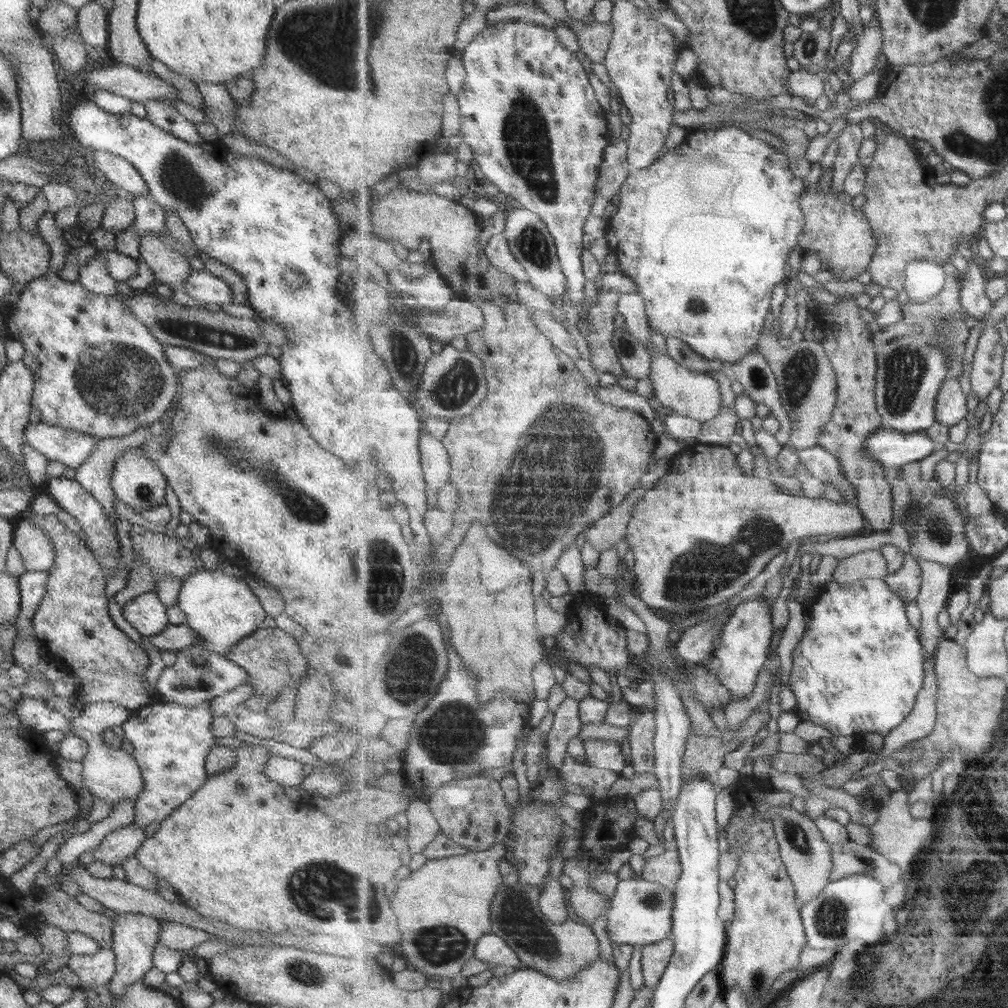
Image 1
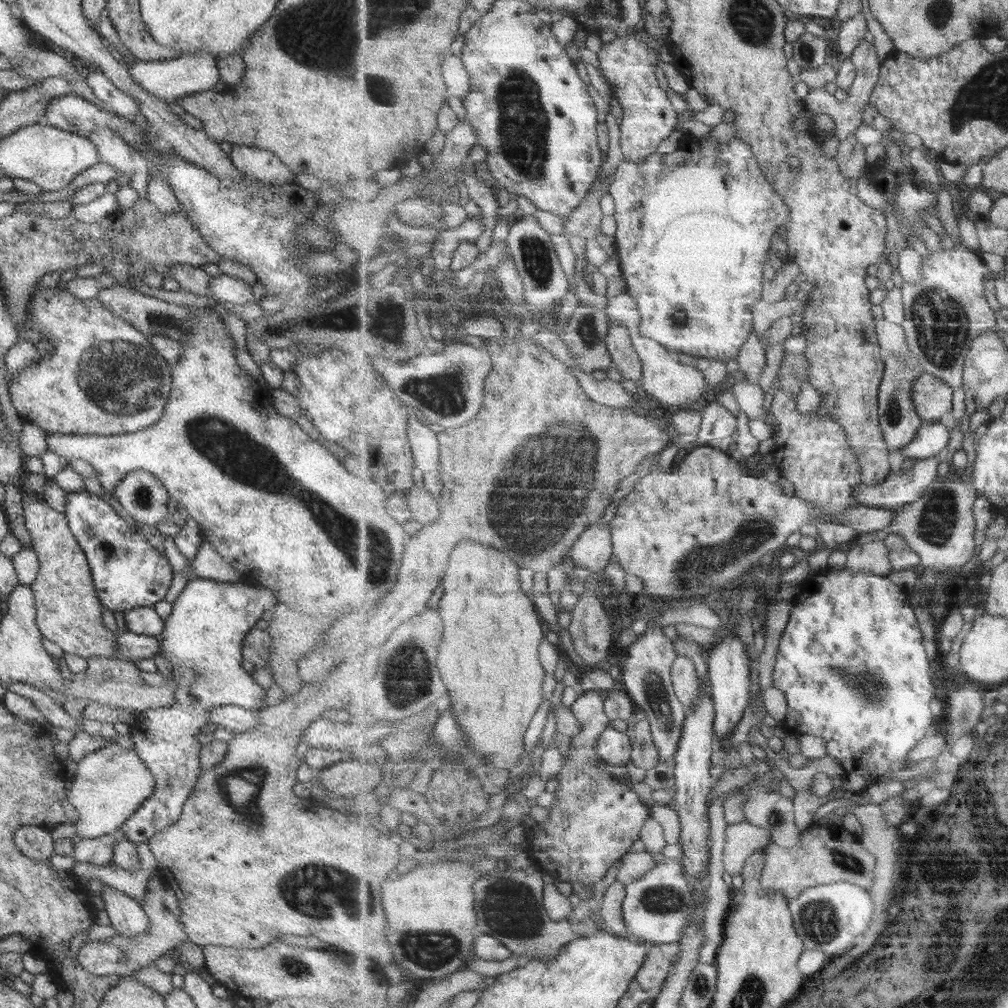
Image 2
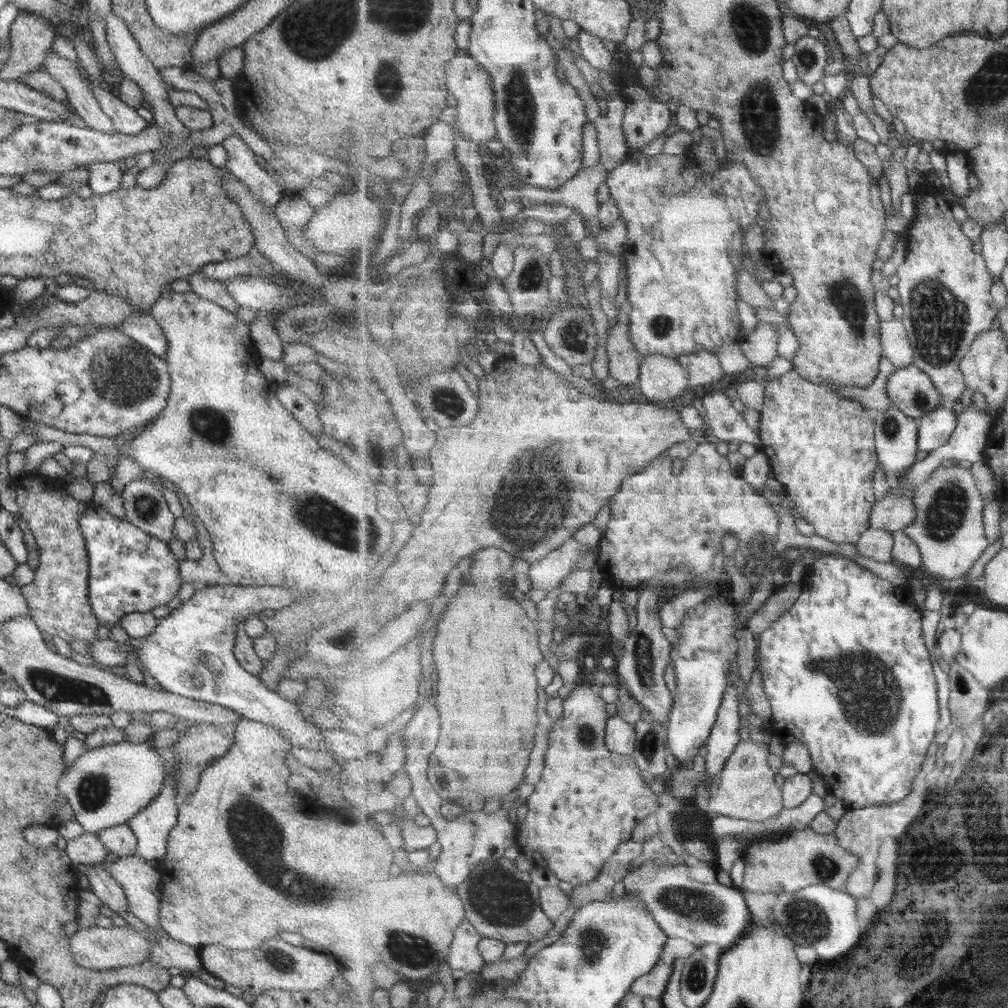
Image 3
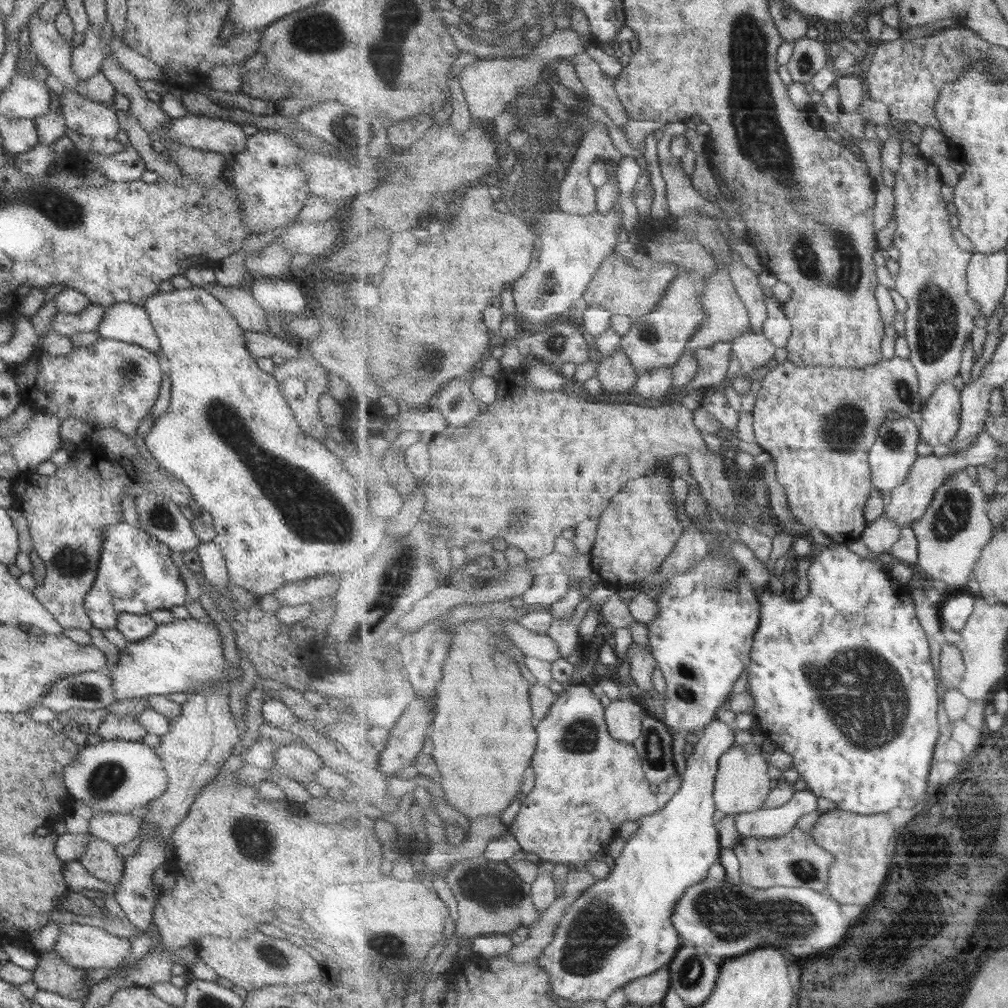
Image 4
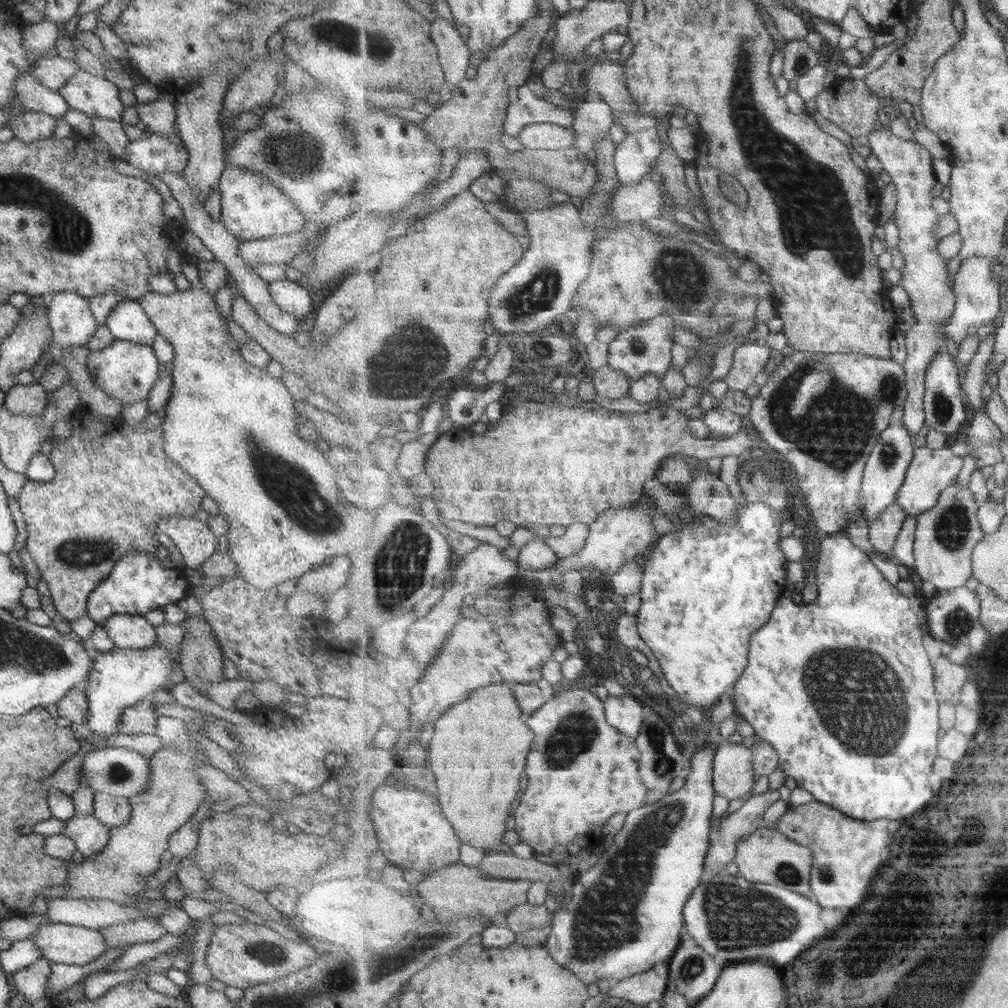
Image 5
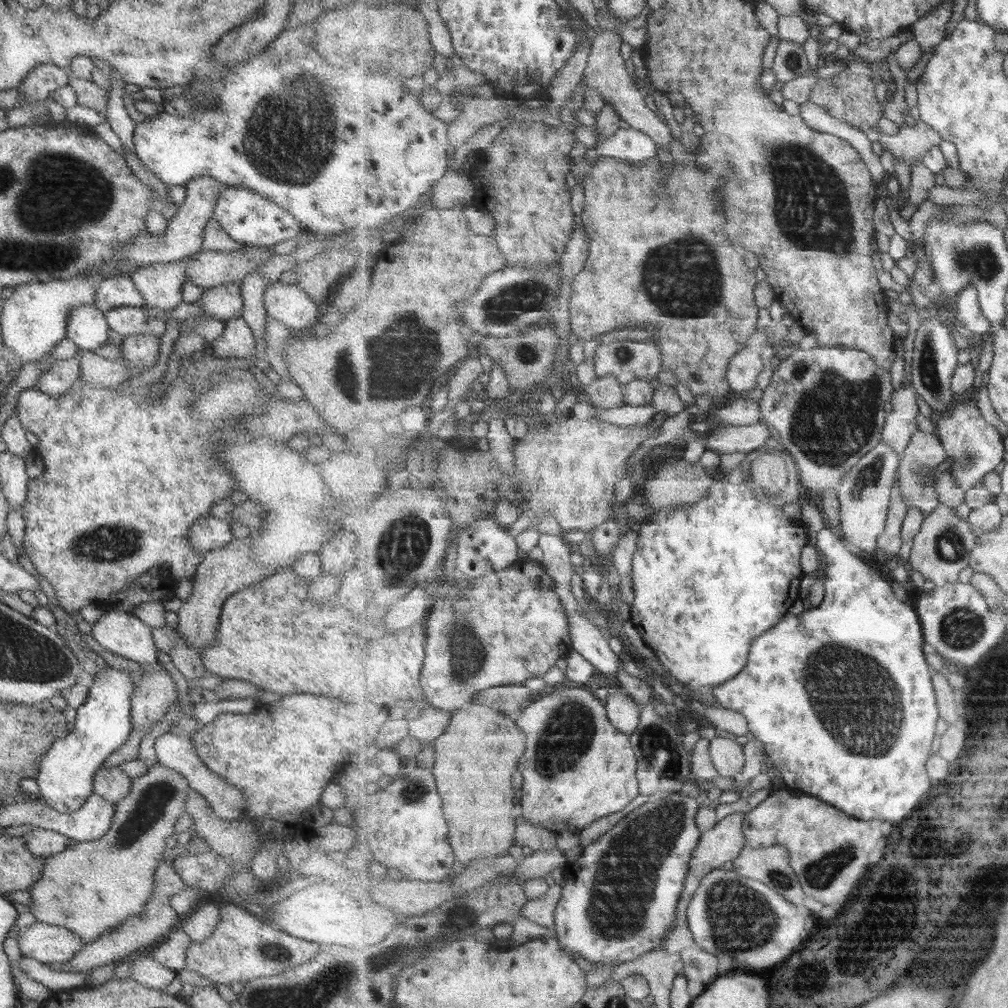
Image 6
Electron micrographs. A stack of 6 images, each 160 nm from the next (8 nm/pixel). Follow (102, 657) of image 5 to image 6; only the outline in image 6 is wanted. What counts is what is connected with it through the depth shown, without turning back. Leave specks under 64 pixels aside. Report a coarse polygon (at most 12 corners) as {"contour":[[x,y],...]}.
{"contour":[[128,672],[92,676],[73,729],[34,778],[38,797],[70,813],[132,730]]}

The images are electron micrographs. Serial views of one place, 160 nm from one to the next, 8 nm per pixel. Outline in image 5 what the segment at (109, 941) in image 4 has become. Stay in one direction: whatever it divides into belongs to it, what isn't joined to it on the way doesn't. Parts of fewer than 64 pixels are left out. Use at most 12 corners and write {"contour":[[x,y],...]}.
{"contour":[[39,925],[31,940],[50,963],[83,966],[106,951],[99,932]]}

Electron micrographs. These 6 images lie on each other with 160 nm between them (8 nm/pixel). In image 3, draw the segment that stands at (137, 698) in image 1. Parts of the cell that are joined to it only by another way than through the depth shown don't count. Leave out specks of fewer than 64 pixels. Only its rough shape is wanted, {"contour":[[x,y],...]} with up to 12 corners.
{"contour":[[60,481],[10,484],[39,564],[20,587],[45,634],[90,646],[97,619],[78,516]]}

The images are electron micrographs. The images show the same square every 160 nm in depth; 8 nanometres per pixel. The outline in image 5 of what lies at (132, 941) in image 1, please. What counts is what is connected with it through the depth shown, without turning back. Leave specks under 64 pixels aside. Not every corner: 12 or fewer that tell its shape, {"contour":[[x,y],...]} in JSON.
{"contour":[[92,814],[64,821],[63,834],[82,858],[108,843],[108,829]]}

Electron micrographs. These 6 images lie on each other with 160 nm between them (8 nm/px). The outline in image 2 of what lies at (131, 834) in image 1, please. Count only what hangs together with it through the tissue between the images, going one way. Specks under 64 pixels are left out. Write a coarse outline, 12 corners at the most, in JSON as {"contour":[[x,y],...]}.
{"contour":[[124,832],[79,839],[76,862],[95,866],[112,860],[114,846],[127,839]]}

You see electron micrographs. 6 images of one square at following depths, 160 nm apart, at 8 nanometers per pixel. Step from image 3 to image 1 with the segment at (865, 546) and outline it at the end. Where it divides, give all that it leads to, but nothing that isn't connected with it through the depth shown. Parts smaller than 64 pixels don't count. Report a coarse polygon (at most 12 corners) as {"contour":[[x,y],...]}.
{"contour":[[881,549],[839,562],[833,579],[850,584],[883,579],[888,563]]}

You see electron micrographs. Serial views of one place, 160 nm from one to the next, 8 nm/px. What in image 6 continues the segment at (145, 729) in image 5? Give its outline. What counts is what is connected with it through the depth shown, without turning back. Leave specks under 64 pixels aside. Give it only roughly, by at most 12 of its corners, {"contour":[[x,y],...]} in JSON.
{"contour":[[169,673],[130,674],[135,730],[155,725],[178,698]]}

